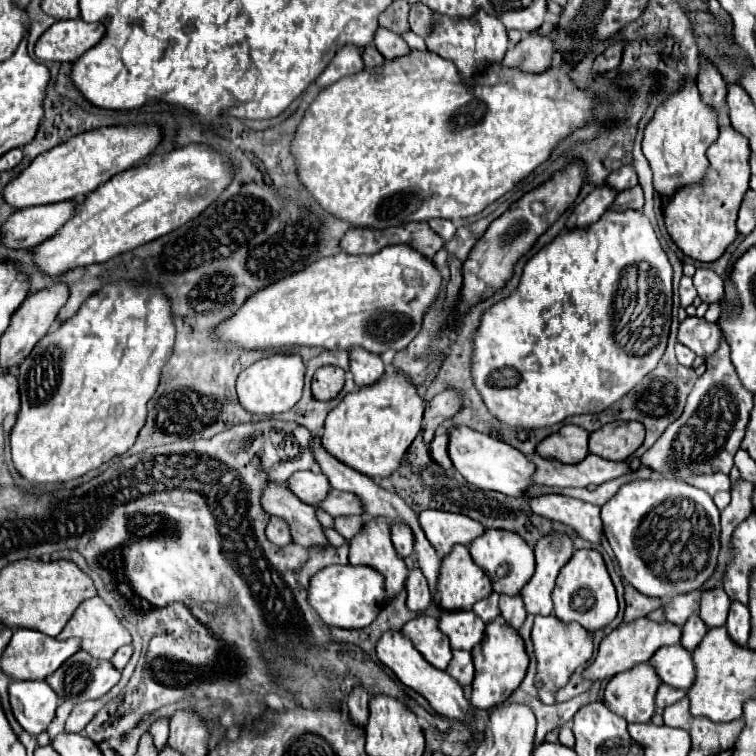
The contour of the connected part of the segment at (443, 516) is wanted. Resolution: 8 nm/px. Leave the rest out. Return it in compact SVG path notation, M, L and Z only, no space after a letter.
M426 509L418 515L418 521L438 555L448 555L456 543L470 545L472 539L484 533L484 527L478 521L458 513Z

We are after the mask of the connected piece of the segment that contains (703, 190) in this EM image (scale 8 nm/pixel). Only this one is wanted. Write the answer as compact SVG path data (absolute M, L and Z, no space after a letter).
M722 127L720 137L708 149L710 167L706 179L698 185L682 187L672 195L670 201L664 203L666 229L684 255L702 263L712 263L720 259L728 245L732 245L738 237L736 215L750 181L748 157L750 147L746 137L732 127Z

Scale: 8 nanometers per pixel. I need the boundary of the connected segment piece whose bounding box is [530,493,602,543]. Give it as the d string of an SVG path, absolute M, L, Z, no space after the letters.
M550 493L550 495L542 495L538 499L532 499L530 507L536 515L542 515L550 521L568 525L584 541L590 541L590 543L602 541L600 507L596 507L596 505L566 497L566 495Z

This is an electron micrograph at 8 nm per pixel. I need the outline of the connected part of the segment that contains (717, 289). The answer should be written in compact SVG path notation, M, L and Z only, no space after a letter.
M696 269L694 287L704 303L716 303L724 295L724 281L710 269Z

